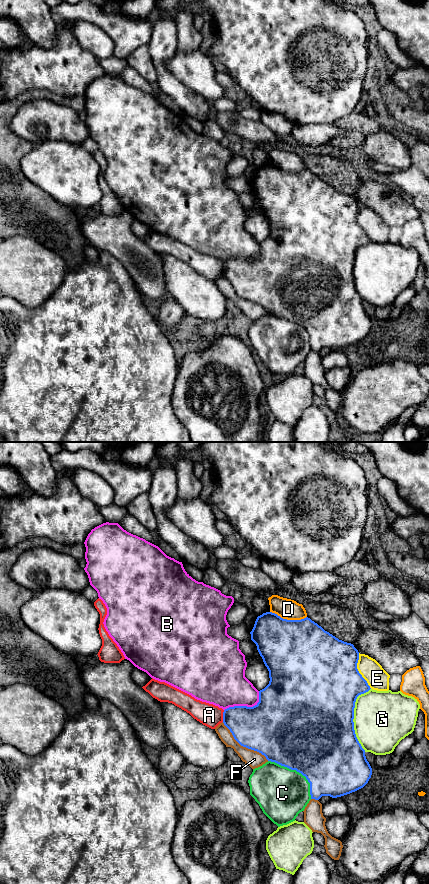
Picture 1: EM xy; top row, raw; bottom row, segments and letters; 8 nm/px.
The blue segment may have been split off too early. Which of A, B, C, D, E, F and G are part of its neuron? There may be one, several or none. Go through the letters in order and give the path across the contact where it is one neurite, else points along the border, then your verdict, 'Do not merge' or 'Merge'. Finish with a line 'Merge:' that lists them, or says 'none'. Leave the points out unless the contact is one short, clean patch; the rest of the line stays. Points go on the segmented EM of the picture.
A: Boundary: xy (224, 710), (222, 721). Do not merge
B: Do not merge
C: Do not merge
D: Do not merge
E: Do not merge
F: Do not merge
G: Do not merge
Merge: none

